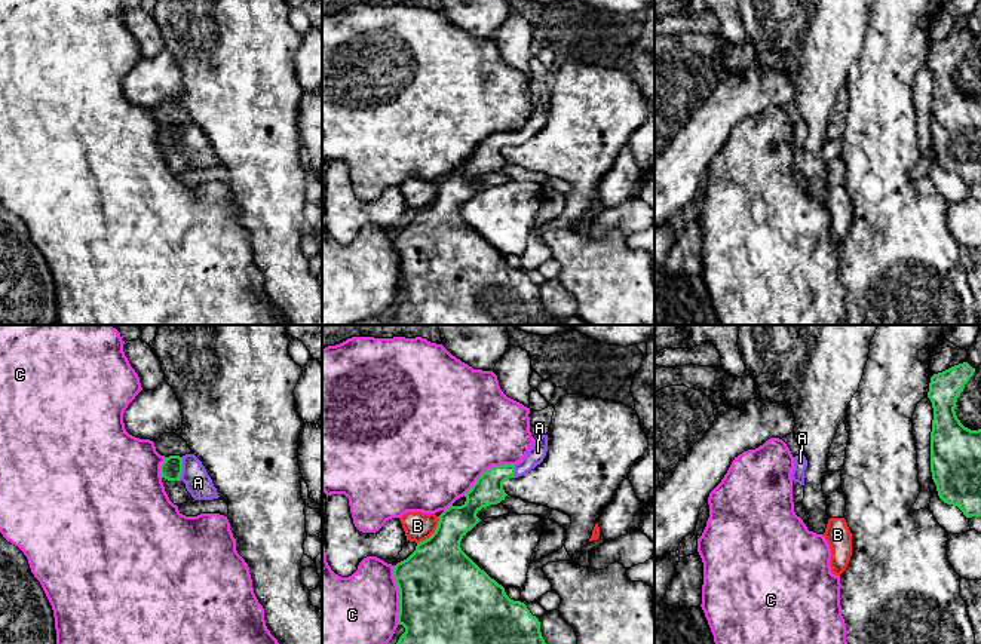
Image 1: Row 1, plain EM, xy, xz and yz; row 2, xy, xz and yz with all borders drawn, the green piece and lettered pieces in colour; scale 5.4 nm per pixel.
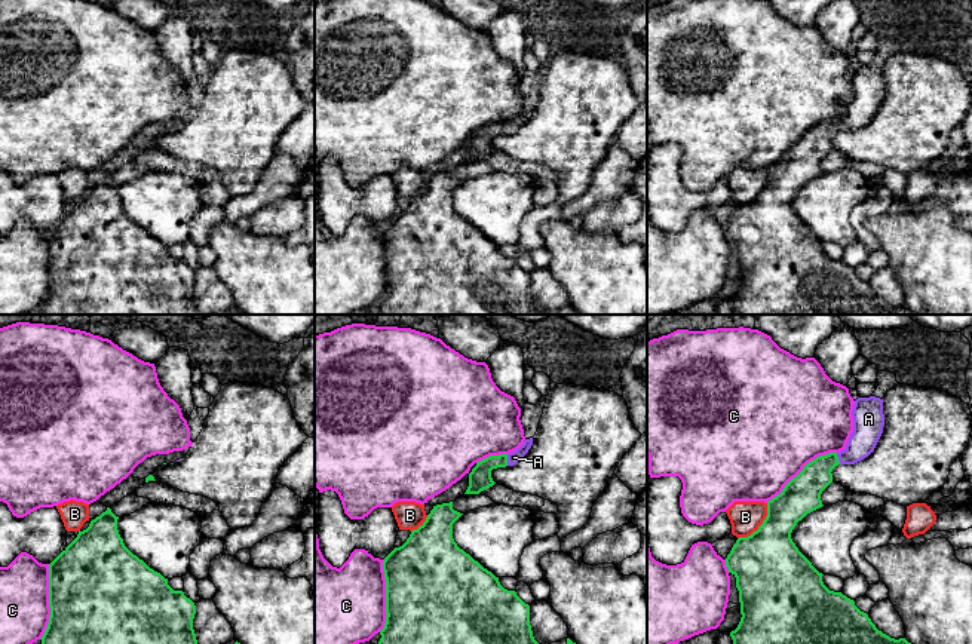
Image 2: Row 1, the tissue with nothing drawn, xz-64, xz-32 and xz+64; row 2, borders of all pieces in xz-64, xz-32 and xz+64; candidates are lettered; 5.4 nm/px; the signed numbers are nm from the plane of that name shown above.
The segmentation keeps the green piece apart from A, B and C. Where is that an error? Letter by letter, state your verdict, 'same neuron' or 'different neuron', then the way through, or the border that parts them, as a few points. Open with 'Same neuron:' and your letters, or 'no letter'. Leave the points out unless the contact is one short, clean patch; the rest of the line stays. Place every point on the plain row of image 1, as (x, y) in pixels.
Same neuron: A
A: same neuron
B: different neuron
C: different neuron

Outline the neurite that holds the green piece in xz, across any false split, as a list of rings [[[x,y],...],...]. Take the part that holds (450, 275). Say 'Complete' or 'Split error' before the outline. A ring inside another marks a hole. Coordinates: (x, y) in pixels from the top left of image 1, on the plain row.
Split error. [[[548,102],[534,107],[516,132],[487,137],[465,162],[462,174],[450,174],[438,185],[435,200],[417,211],[416,218],[393,236],[399,257],[398,292],[405,295],[395,318],[401,325],[565,325],[565,318],[551,318],[540,289],[521,269],[511,267],[505,255],[481,237],[460,215],[462,206],[481,187],[476,181],[508,163],[503,150],[540,132],[548,119]]]

